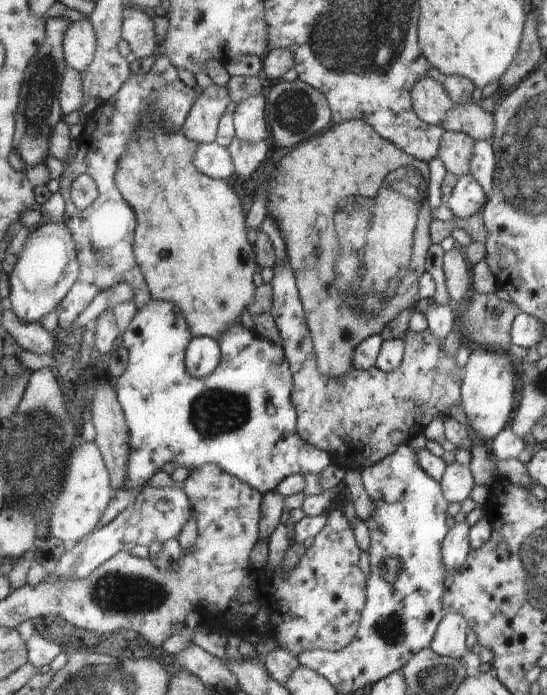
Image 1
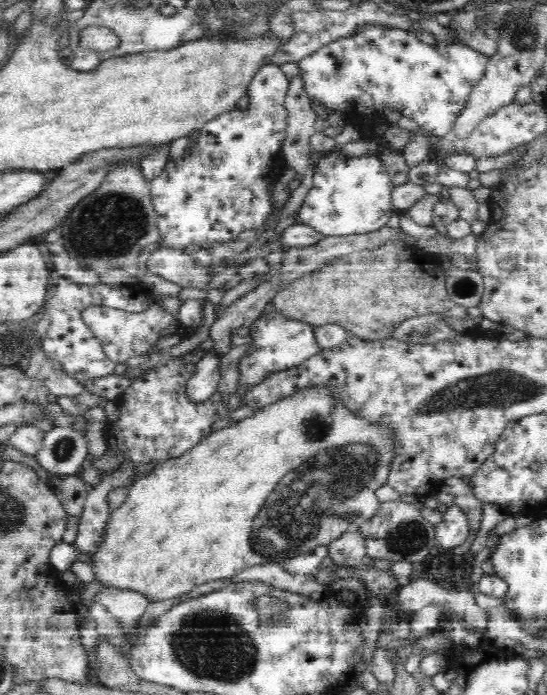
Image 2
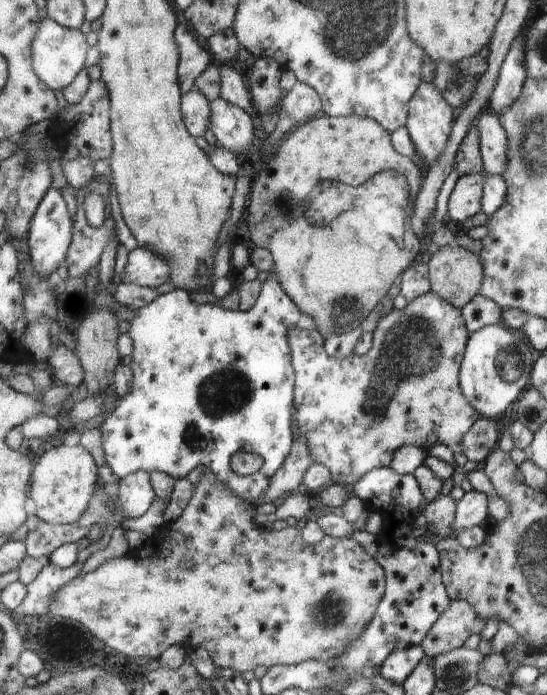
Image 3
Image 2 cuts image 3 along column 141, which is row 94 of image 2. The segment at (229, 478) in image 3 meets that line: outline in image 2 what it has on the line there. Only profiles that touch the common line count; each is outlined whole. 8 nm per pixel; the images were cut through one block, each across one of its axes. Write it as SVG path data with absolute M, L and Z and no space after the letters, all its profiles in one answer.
M366 26L352 36L320 47L298 63L308 95L332 110L346 111L345 122L361 124L364 137L373 126L384 122L383 111L388 108L400 111L431 135L444 136L468 103L472 89L482 80L491 59L466 45L432 46L422 43L418 34L408 30Z

